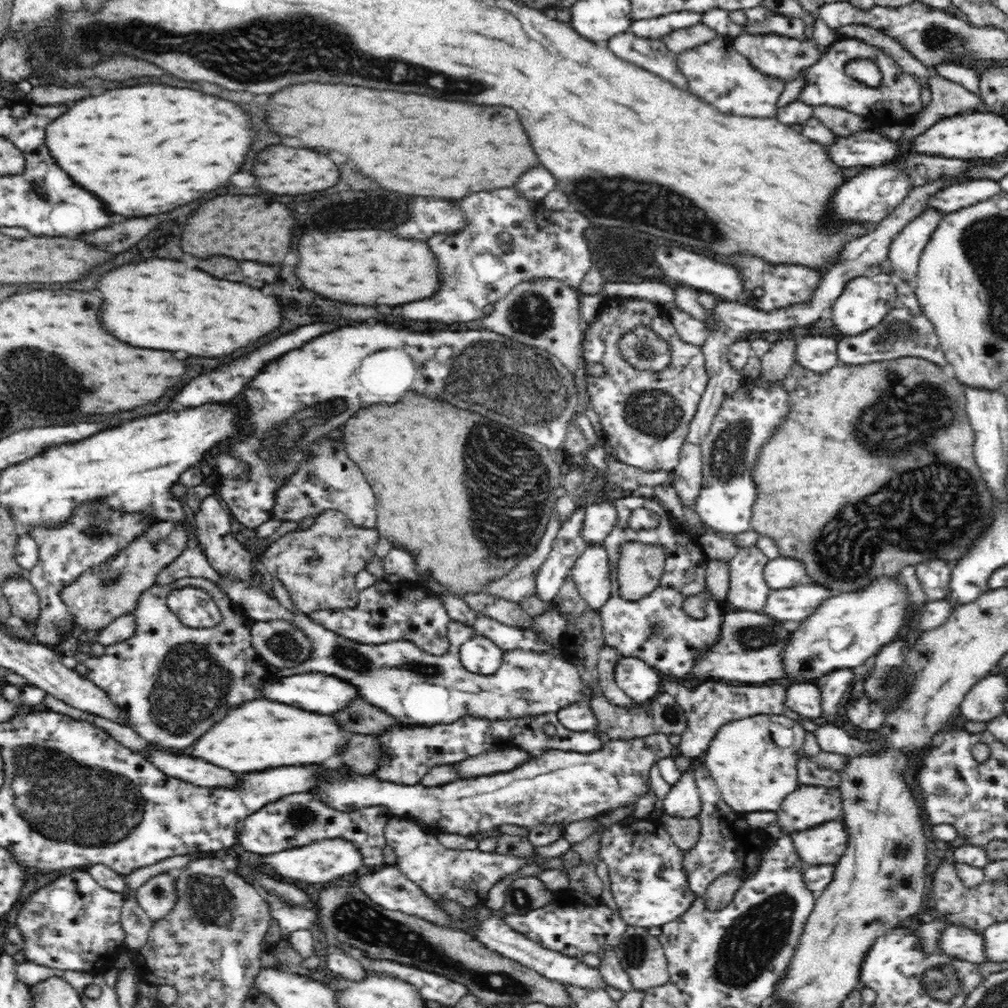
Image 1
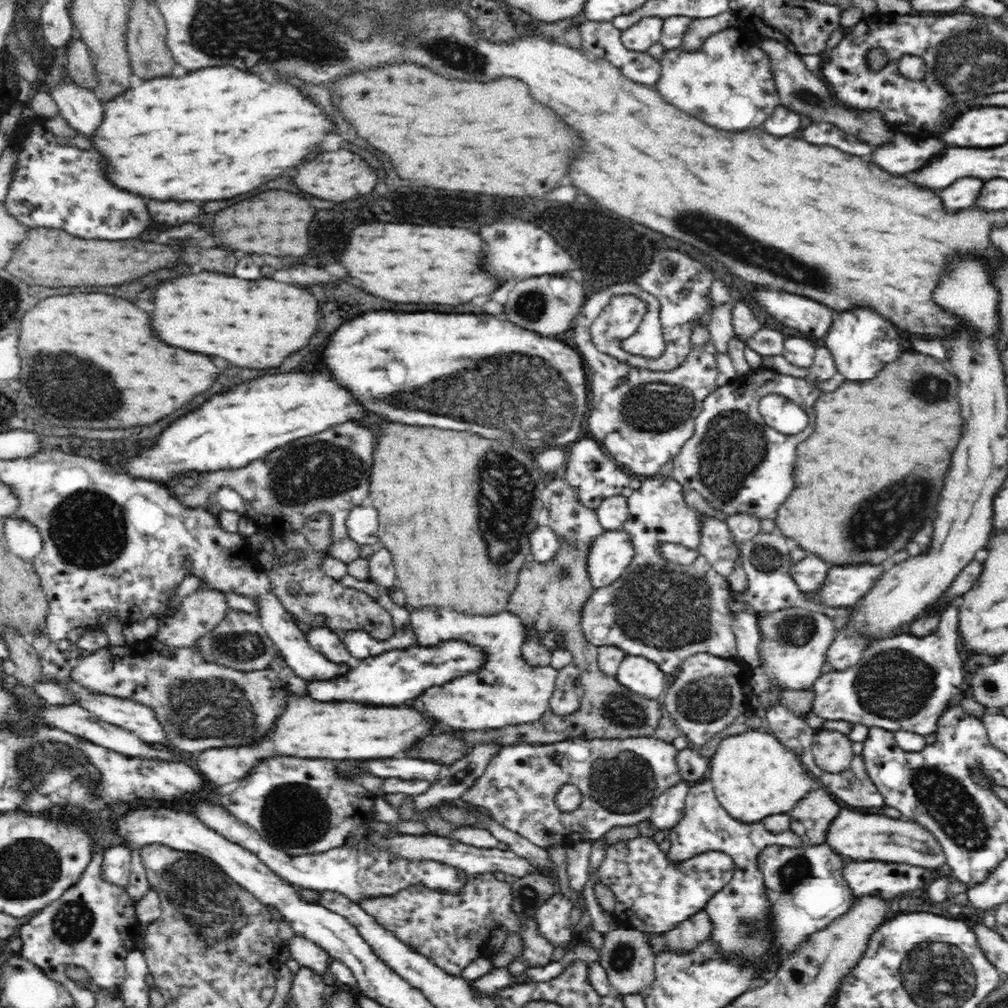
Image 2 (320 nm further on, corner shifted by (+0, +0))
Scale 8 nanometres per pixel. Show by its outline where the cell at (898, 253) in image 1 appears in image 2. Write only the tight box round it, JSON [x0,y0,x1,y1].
[940,178,982,212]

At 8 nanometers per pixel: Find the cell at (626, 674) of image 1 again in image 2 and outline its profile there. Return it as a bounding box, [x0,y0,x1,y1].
[615,655,669,700]

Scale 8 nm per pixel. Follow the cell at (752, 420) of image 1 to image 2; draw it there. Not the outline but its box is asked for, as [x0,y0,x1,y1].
[670,364,822,520]

